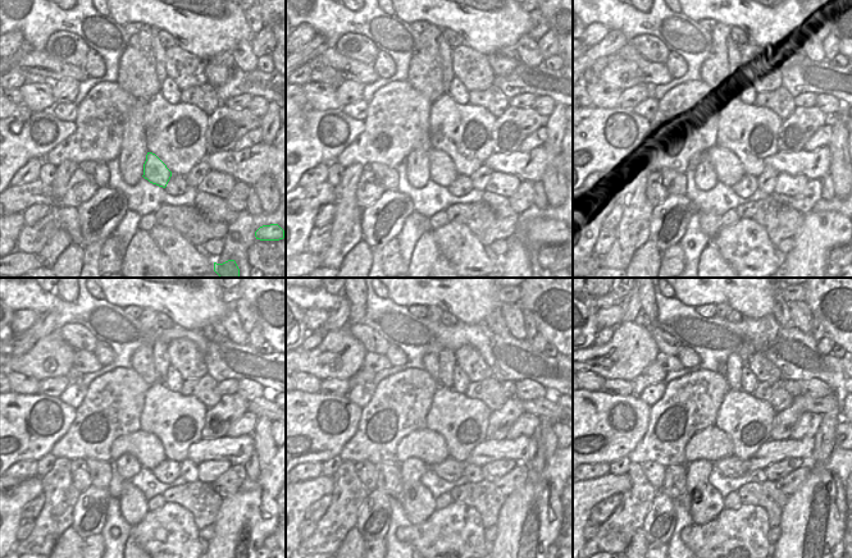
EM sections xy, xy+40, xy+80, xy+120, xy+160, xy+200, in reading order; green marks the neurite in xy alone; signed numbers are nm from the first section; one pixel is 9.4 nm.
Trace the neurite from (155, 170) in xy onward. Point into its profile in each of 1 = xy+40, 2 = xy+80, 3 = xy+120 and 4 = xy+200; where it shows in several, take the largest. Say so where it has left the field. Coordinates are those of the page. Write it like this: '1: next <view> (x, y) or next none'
1: next xy+40 (442, 170)
2: next xy+80 (729, 170)
3: next xy+120 (149, 451)
4: next xy+200 (712, 444)

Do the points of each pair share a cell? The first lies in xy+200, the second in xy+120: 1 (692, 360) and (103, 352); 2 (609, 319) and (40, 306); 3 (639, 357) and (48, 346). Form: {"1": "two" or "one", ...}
{"1": "one", "2": "two", "3": "one"}

